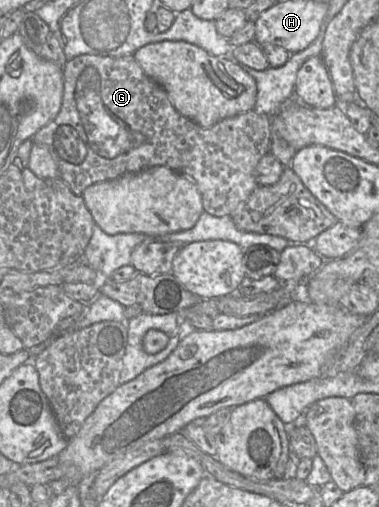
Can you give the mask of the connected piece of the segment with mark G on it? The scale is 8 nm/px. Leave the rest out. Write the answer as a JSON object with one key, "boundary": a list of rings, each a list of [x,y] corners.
{"boundary":[[[80,55],[69,59],[63,66],[64,90],[62,104],[57,116],[47,125],[39,129],[33,136],[36,143],[44,144],[50,151],[53,159],[59,168],[61,178],[75,195],[83,194],[83,191],[90,185],[114,180],[122,175],[141,172],[157,166],[168,167],[178,173],[186,175],[195,182],[201,194],[203,209],[214,216],[231,215],[238,208],[242,207],[258,186],[255,179],[255,169],[260,159],[269,153],[271,143],[271,117],[267,114],[258,114],[254,110],[238,114],[220,120],[210,128],[202,128],[192,120],[181,115],[169,100],[164,88],[150,79],[135,60],[133,55],[122,57],[102,57],[97,55]]]}

